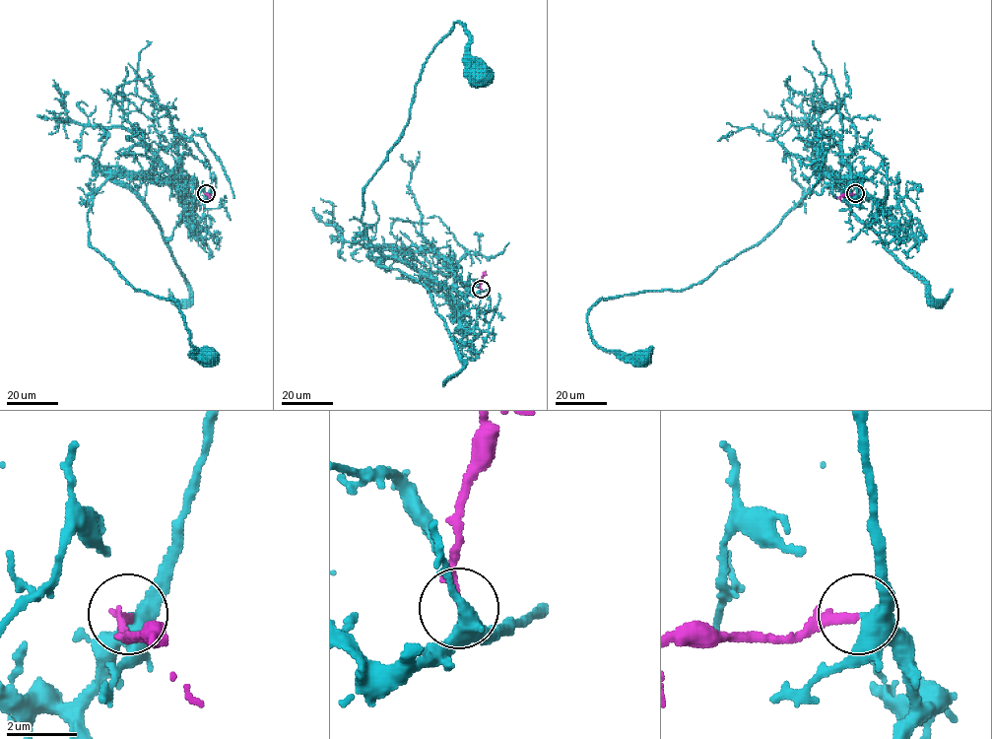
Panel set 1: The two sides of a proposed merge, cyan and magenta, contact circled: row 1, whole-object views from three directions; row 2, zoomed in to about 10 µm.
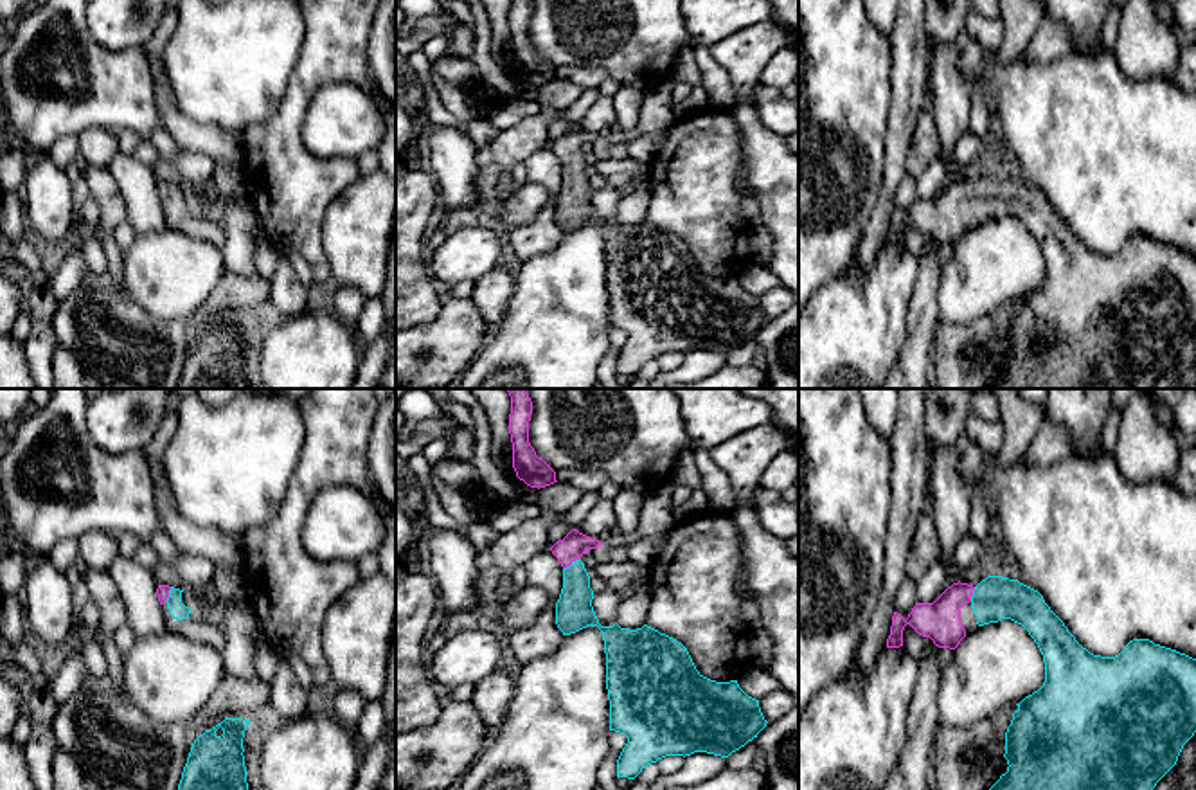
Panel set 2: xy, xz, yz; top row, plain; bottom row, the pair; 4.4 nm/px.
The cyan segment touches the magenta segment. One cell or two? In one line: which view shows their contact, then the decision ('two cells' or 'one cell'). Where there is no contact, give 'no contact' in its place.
contact in xz; one cell

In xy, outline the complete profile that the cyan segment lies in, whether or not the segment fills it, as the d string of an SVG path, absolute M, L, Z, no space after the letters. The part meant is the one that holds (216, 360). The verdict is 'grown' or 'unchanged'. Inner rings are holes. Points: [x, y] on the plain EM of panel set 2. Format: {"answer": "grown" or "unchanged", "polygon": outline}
{"answer": "unchanged", "polygon": "M225 315L200 331L176 389L248 389L243 335L250 317Z"}

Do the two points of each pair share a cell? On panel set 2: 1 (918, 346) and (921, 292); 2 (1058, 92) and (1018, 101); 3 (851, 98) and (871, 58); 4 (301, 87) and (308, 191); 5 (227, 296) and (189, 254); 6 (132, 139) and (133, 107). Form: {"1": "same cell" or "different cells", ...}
{"1": "same cell", "2": "same cell", "3": "same cell", "4": "same cell", "5": "different cells", "6": "different cells"}

